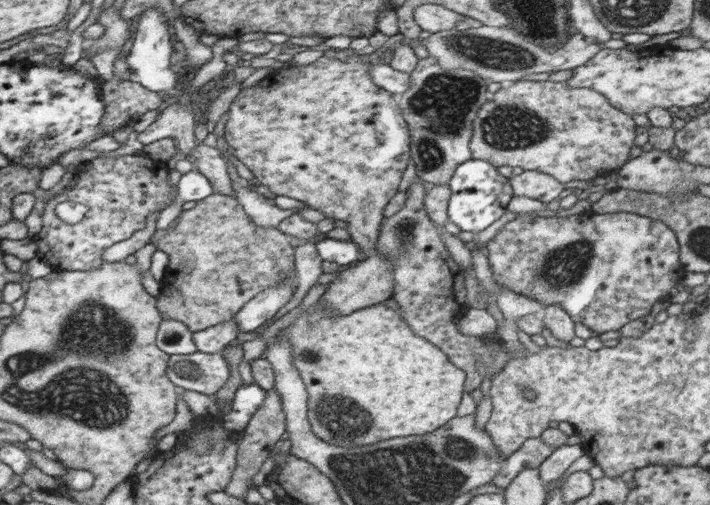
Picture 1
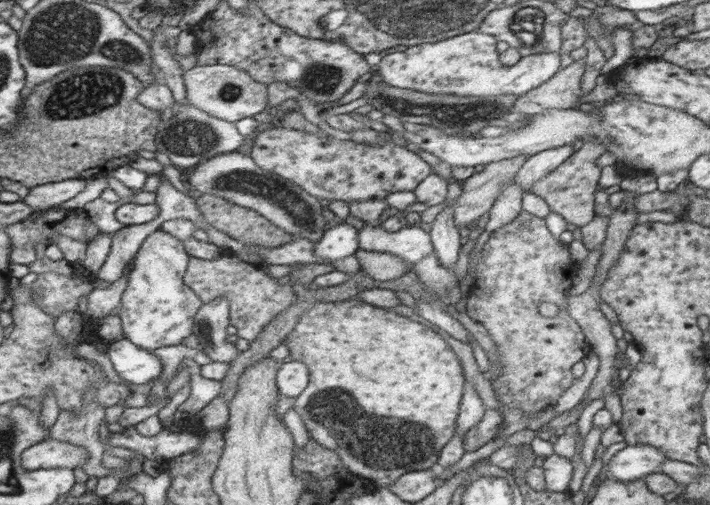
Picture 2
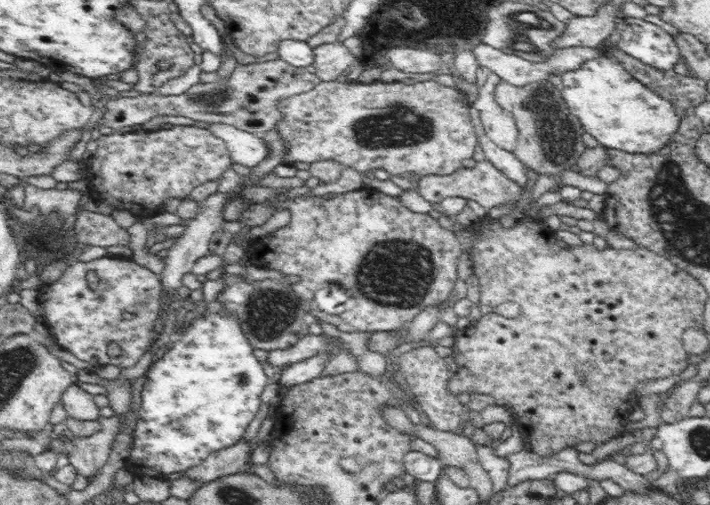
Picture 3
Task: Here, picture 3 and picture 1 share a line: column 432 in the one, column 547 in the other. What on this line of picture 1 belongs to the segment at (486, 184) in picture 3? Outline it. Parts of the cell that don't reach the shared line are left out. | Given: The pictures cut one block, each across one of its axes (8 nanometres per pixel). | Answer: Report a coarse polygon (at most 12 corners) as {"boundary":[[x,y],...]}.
{"boundary":[[525,170],[509,179],[516,197],[546,203],[565,189],[556,177]]}

